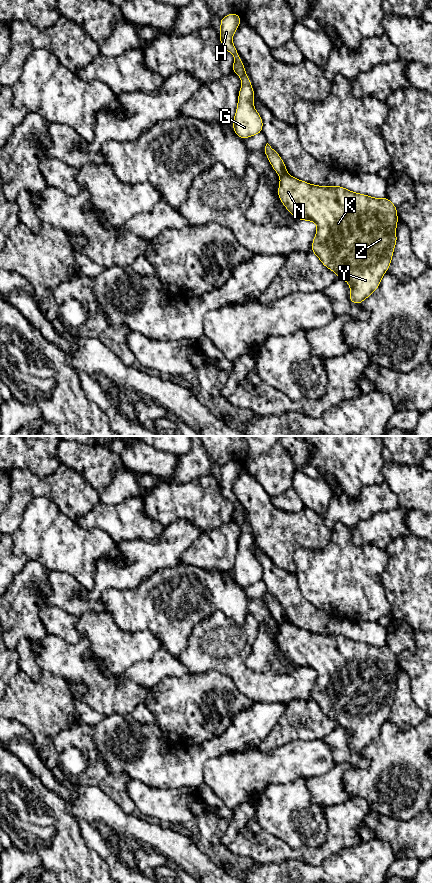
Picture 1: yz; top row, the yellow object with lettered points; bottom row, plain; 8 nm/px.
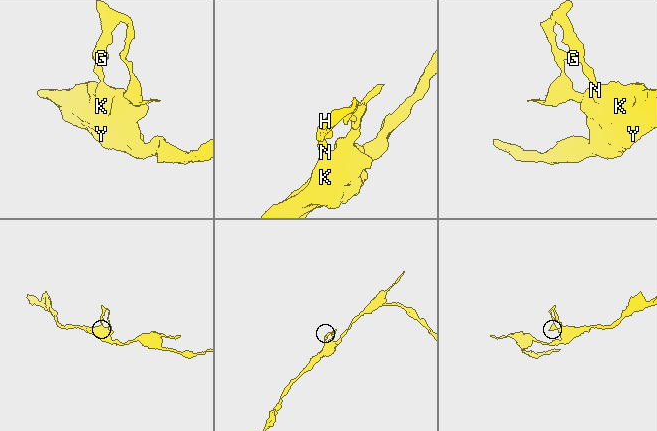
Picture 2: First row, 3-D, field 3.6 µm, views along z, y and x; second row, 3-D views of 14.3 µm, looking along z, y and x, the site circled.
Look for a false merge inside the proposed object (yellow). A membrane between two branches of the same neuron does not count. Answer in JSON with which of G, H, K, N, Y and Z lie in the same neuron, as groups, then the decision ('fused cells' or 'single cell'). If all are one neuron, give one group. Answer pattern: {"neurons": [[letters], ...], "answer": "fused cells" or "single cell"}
{"neurons": [["G", "H"], ["K", "N", "Y", "Z"]], "answer": "fused cells"}

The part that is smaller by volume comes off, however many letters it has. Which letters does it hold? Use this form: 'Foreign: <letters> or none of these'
Foreign: G, H

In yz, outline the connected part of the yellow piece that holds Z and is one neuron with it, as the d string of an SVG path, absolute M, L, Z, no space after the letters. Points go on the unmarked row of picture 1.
M289 622L280 625L277 642L296 667L317 673L311 701L350 733L353 752L361 752L376 739L389 717L397 690L397 655L388 646L374 646L342 634L313 633Z

